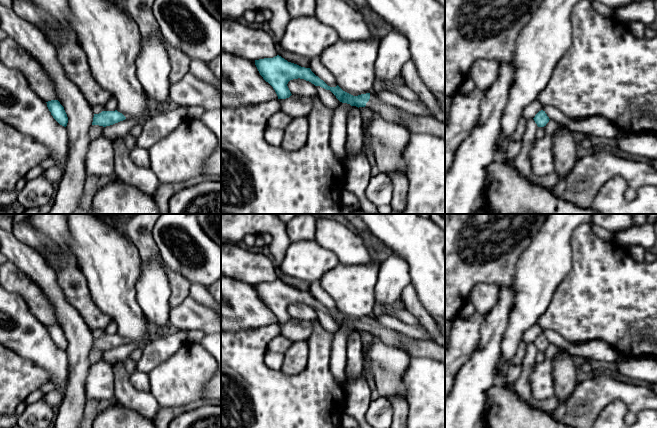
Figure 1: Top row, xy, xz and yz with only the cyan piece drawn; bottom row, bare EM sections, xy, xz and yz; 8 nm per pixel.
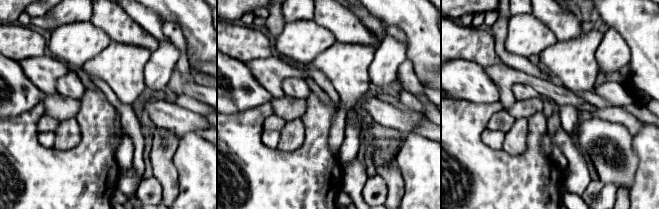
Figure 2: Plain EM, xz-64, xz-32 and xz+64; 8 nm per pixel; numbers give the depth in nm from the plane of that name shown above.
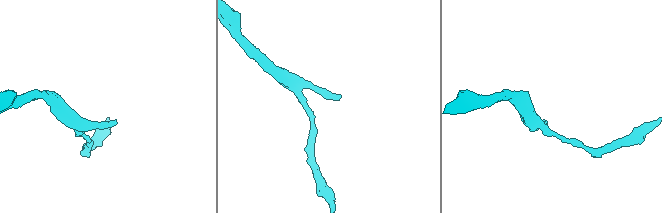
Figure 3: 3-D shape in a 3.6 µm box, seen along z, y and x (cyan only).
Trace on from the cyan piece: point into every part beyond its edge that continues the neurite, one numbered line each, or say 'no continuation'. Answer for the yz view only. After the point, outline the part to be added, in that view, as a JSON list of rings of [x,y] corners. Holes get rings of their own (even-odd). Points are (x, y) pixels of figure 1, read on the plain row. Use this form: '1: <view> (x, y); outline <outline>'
no continuation

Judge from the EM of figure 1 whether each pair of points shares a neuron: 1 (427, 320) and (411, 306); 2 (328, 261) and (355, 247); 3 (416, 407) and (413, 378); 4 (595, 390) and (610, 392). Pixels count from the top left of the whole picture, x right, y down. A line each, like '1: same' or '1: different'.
1: same
2: different
3: same
4: same

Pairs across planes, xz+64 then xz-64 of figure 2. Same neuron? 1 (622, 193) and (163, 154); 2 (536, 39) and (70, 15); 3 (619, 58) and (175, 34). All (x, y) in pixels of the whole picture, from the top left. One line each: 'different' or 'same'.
1: same
2: different
3: different

